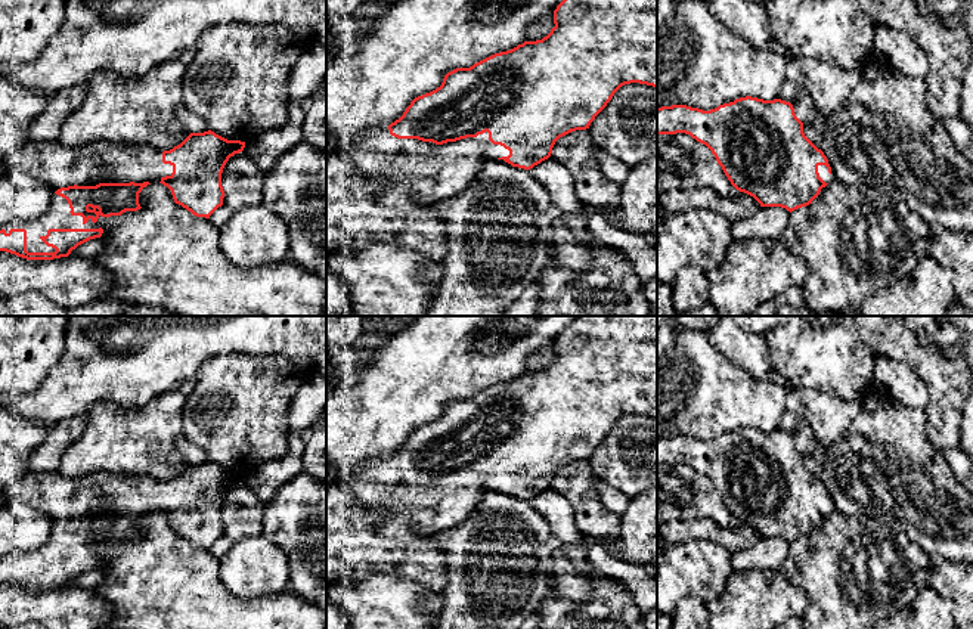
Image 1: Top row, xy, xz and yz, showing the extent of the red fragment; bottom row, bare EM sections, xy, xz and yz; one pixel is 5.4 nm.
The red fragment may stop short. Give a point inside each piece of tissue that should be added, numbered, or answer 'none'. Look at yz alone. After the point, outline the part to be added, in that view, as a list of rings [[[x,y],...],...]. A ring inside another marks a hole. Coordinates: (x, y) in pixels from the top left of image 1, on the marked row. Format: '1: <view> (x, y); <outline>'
1: yz (823, 170); [[[818,165],[818,173],[825,183],[831,183],[836,179],[833,170],[830,171],[825,165]]]

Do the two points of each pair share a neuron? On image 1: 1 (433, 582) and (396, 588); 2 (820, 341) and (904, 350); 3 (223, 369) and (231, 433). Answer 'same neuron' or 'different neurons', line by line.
1: different neurons
2: different neurons
3: same neuron

